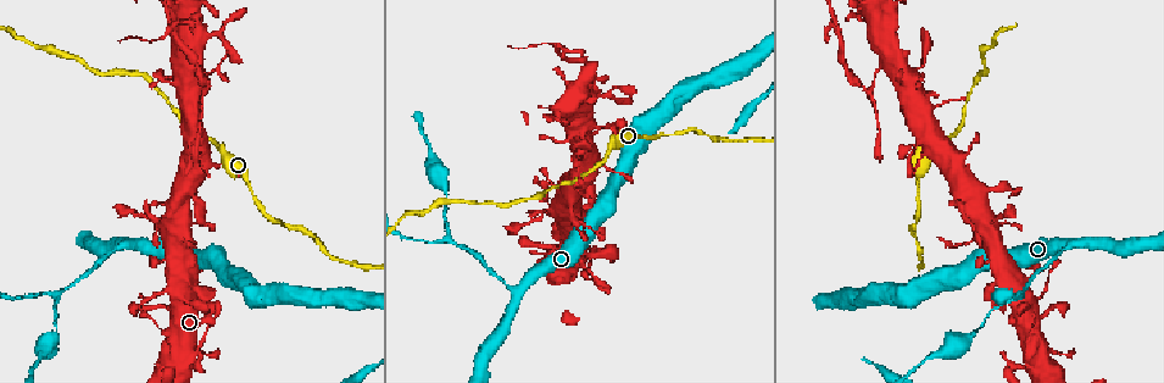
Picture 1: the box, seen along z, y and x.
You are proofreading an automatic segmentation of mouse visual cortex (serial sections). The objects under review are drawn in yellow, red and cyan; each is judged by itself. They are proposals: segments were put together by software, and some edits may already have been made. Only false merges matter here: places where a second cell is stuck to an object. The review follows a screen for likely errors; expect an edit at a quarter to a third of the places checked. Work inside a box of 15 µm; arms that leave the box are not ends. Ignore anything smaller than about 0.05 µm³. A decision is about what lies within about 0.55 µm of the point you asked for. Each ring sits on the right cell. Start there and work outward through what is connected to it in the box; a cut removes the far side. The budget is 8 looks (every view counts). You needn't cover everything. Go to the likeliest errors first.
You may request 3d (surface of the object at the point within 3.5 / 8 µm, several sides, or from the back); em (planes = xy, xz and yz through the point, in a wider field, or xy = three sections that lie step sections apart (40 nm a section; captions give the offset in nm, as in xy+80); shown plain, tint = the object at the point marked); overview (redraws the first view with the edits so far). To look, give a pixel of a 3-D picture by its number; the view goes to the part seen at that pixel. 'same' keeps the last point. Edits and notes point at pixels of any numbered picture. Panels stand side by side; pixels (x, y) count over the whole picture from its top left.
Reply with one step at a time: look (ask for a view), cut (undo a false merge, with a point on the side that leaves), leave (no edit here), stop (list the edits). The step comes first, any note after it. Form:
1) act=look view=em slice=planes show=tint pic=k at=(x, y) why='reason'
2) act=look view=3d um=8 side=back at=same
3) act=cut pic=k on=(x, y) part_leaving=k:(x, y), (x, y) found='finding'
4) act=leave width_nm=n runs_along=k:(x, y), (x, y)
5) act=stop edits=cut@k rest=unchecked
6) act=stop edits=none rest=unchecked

act=look view=3d um=8 pic=1 at=(876, 68) why='calibre changes'

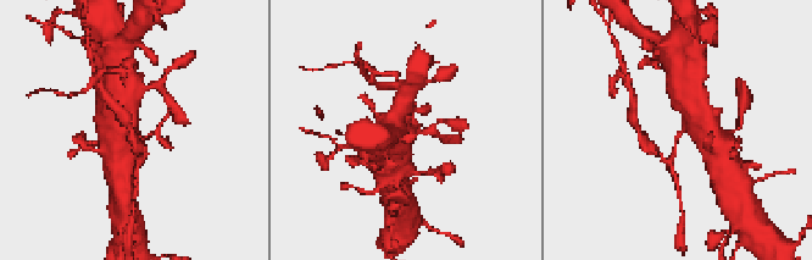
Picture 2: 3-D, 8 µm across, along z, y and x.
act=look view=3d um=3.5 pic=2 at=(678, 133) why='zoom in'

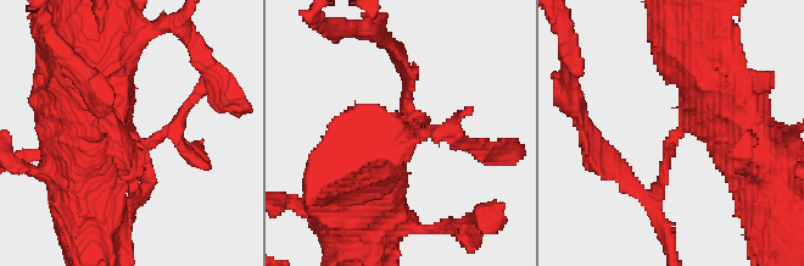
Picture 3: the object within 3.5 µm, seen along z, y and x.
act=look view=em slice=xy step=3 show=tint pic=3 at=(676, 133) arm_widths_nm=150,800

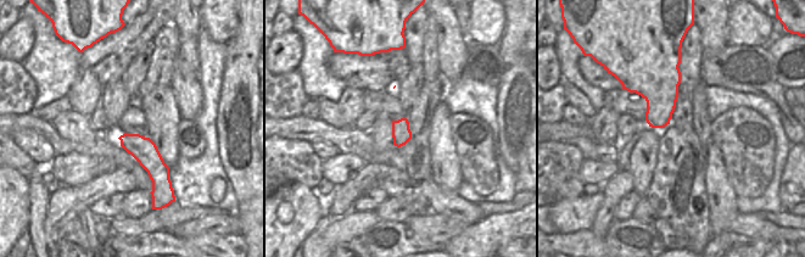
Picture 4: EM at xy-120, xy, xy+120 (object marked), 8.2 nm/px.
act=cut pic=3 on=(146, 160) part_leaving=3:(122, 129), (149, 164), (137, 175) found='a second cell is stuck on'

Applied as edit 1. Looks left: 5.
act=look view=overview why='see it whole again'

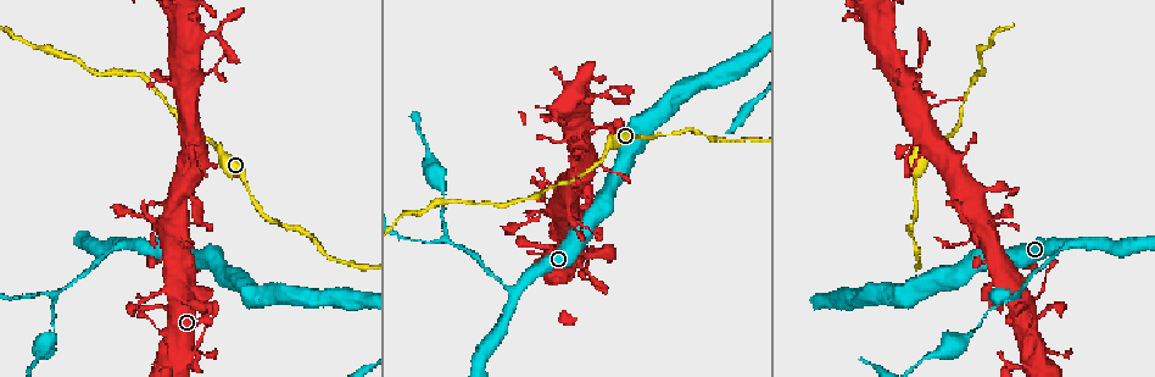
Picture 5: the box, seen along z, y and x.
act=look view=3d um=3.5 side=back pic=5 at=(126, 245) why='calibre changes'

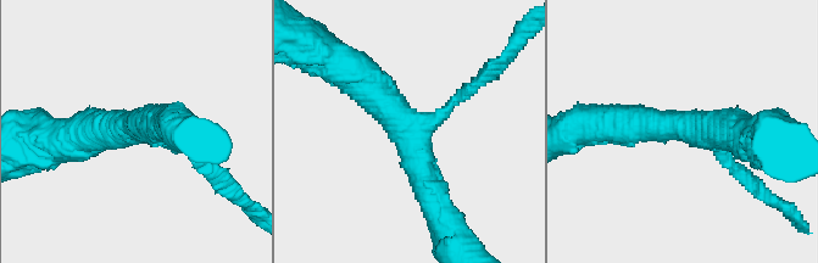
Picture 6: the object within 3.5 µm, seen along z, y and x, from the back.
act=leave arm_widths_nm=150,400,500 runs_along=6:(78, 135), (149, 128), (198, 162) found='continuous, no second cell'

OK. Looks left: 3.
act=look view=3d um=8 pic=5 at=(447, 239) why='three arms meet'

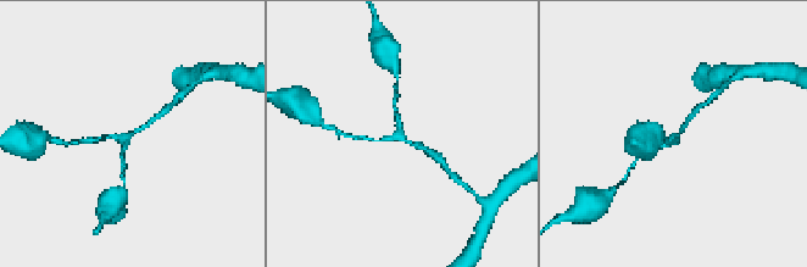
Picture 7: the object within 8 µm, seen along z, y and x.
act=look view=3d um=3.5 pic=7 at=(397, 135) why='zoom in'

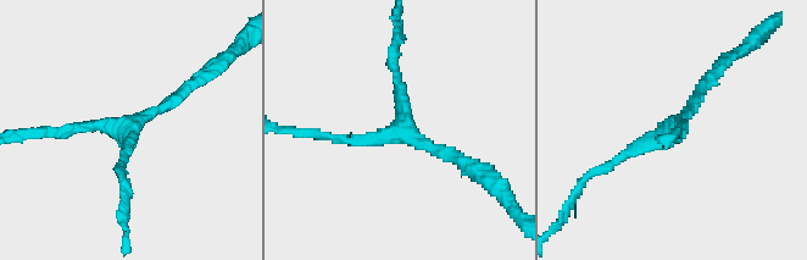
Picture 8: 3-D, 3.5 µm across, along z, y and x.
act=look view=em slice=xy step=3 show=tint pic=8 at=(675, 123)

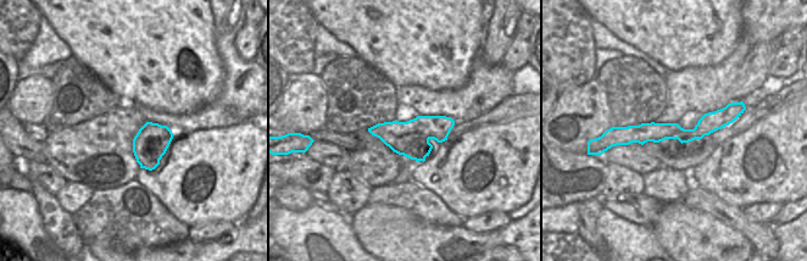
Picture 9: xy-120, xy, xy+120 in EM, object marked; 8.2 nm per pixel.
act=leave arm_widths_nm=150,150,150 runs_along=9:(738, 112), (695, 133), (616, 137) found='all the same cell'

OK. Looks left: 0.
act=stop edits=cut@3 rest=unchecked

